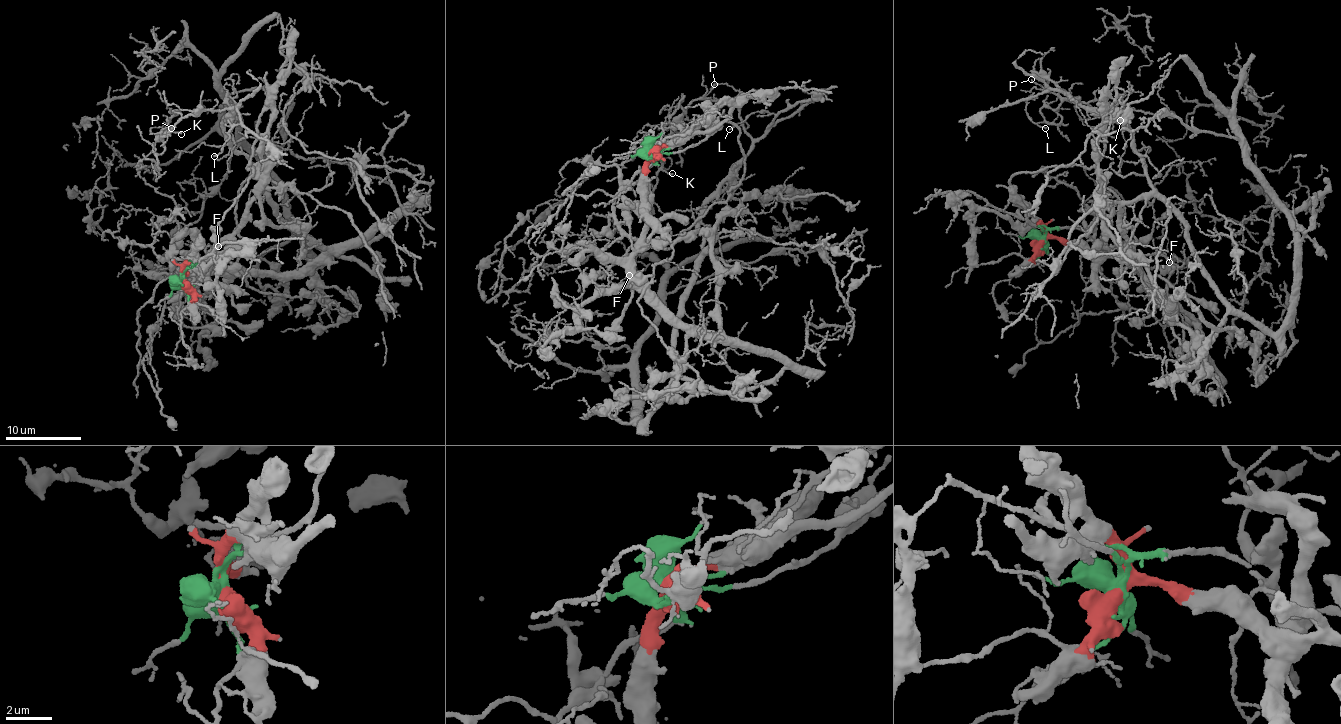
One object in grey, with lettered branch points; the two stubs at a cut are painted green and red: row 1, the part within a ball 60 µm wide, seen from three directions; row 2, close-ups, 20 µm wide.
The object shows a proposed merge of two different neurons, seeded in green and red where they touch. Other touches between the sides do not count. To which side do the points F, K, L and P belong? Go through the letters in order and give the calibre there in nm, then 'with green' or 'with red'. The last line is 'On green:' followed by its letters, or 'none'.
F: 120 nm thick; with green
K: 140 nm thick; with green
L: 130 nm thick; with green
P: 110 nm thick; with green
On green: F, K, L, P

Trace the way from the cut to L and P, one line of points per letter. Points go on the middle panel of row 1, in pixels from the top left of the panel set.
L: (652, 152), (614, 217), (640, 239), (707, 231), (705, 251), (707, 201), (774, 118), (729, 129)
P: (652, 152), (614, 217), (640, 239), (707, 231), (705, 251), (698, 222), (751, 143), (714, 84)

